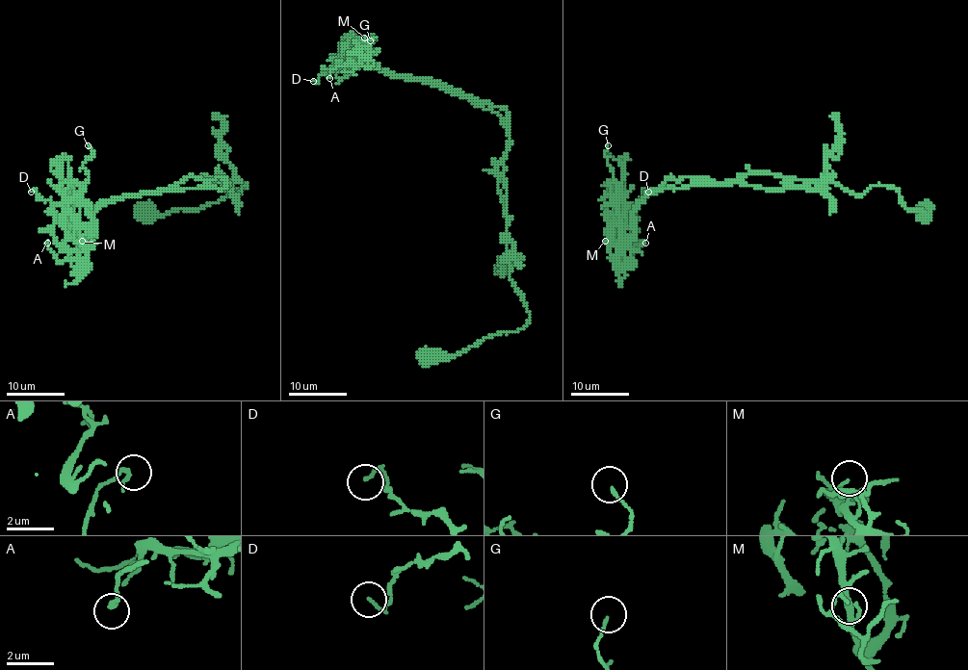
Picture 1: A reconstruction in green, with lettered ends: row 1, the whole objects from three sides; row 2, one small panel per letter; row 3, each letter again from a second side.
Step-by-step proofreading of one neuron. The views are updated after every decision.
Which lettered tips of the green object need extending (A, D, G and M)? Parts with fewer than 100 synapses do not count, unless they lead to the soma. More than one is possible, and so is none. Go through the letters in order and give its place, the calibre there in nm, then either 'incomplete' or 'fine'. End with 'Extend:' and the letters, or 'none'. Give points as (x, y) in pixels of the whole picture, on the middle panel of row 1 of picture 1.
A: place (329, 78); calibre 200 nm; fine
D: place (313, 81); calibre 140 nm; fine
G: place (370, 40); calibre 110 nm; fine
M: place (364, 38); calibre 110 nm; fine
Extend: none

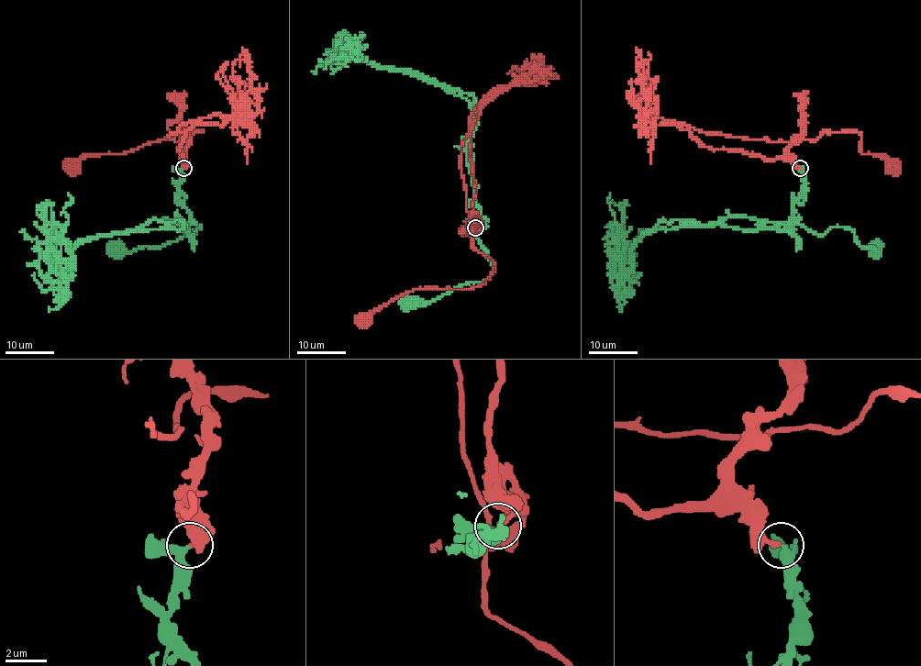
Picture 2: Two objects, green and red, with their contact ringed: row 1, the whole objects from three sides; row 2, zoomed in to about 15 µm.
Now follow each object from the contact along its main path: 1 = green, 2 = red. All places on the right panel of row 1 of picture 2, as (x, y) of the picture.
1: (800, 168), (804, 191), (793, 202), (787, 229), (799, 224), (821, 236), (846, 227), (871, 249)
2: (800, 168), (711, 149), (655, 119), (770, 141), (856, 130), (860, 152), (898, 172)

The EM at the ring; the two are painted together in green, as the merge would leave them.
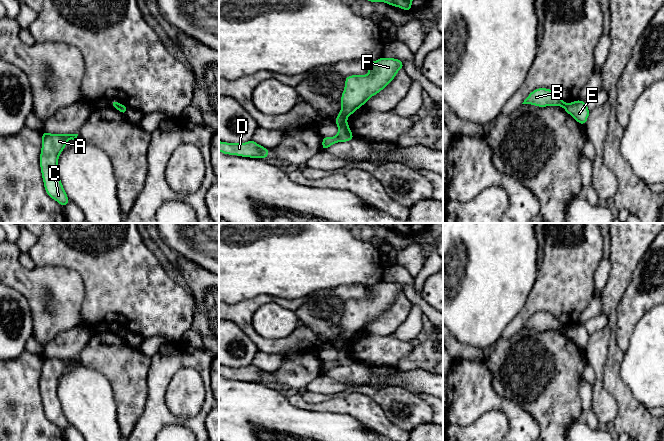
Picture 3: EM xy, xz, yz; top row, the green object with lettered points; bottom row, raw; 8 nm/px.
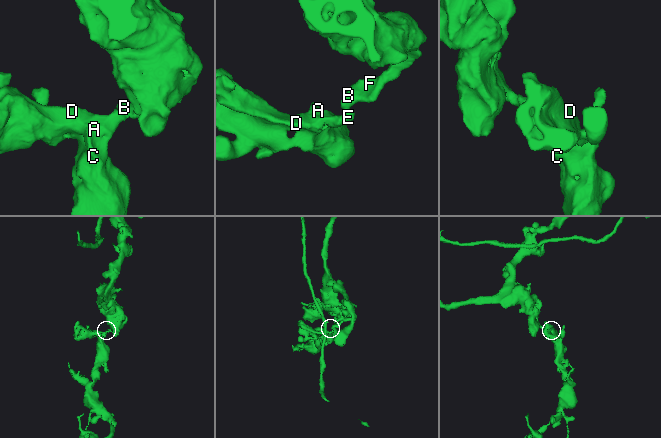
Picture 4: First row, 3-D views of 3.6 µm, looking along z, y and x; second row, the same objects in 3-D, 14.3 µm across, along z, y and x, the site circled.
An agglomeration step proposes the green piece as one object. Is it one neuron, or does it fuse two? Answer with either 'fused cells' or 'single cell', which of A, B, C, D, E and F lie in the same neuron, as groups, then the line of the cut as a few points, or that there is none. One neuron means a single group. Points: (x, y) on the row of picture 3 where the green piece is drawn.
fused cells; groups A C D E / B F; cut xz (345, 120), (338, 125)

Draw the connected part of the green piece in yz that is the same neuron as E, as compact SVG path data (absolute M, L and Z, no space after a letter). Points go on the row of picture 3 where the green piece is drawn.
M583 100L567 103L563 108L574 120L585 126L590 110Z

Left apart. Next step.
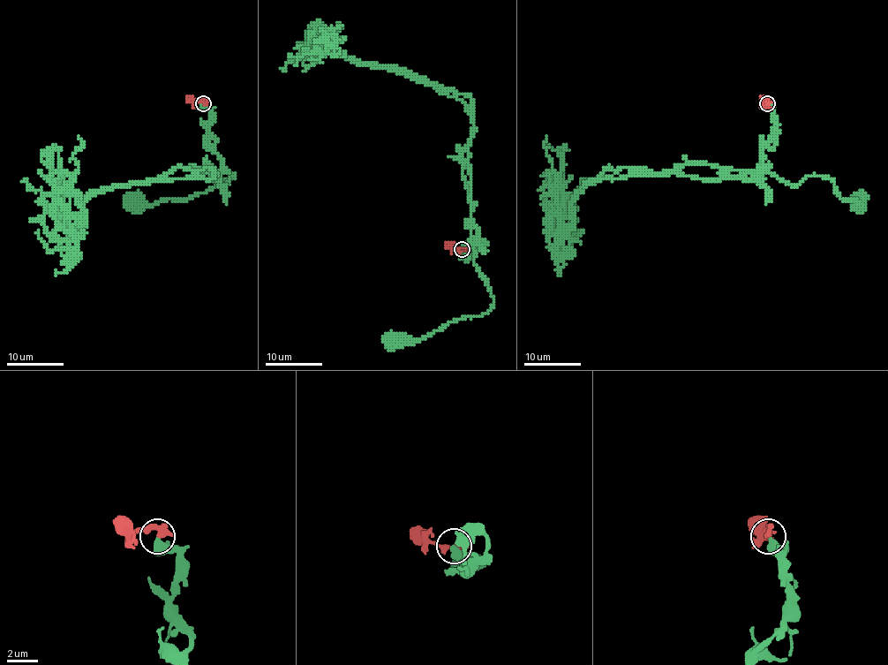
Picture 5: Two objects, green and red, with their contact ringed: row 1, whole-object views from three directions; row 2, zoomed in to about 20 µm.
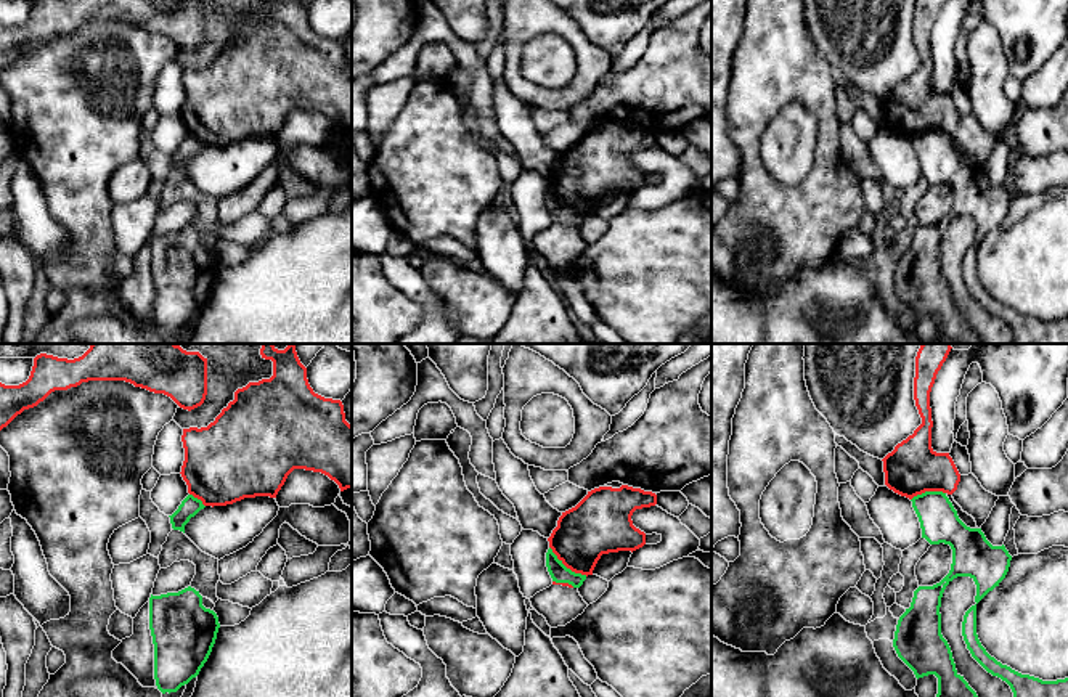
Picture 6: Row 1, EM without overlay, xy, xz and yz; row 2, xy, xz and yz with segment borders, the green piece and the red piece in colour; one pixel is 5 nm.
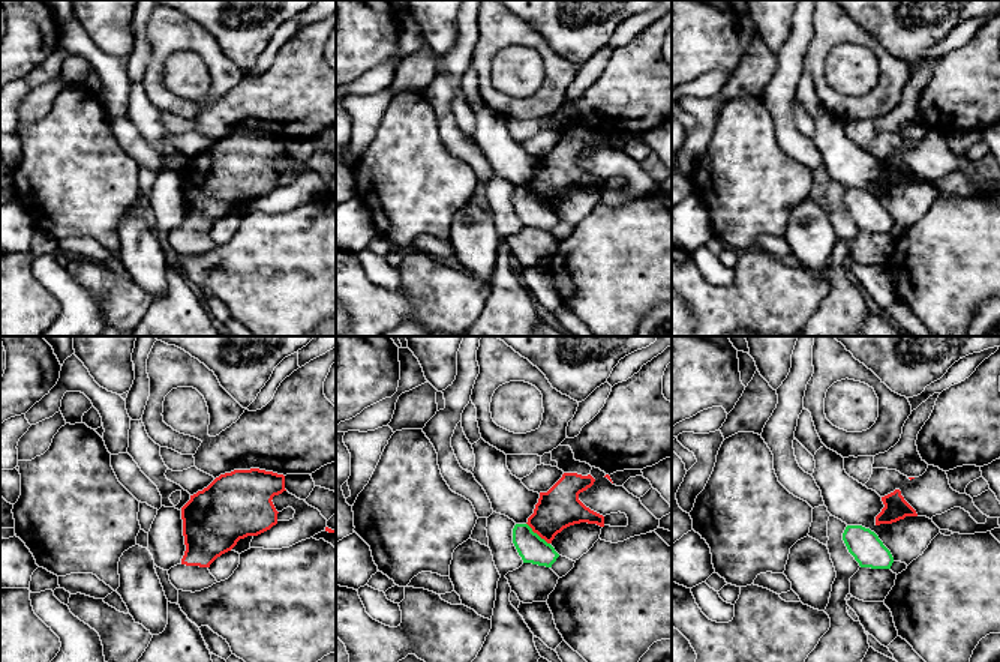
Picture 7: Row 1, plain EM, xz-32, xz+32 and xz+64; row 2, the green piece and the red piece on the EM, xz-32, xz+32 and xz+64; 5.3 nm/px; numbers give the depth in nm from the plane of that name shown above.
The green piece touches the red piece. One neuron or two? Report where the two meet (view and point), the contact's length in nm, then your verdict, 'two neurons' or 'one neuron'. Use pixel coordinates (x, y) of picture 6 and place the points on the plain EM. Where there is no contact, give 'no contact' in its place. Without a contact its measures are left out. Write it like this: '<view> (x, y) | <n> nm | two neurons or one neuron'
xz (566, 207) | 240 nm | two neurons

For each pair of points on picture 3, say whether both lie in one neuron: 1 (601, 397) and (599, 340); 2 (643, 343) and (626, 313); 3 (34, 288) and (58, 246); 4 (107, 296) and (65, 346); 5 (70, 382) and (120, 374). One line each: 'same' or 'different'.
1: same
2: different
3: different
4: different
5: different

